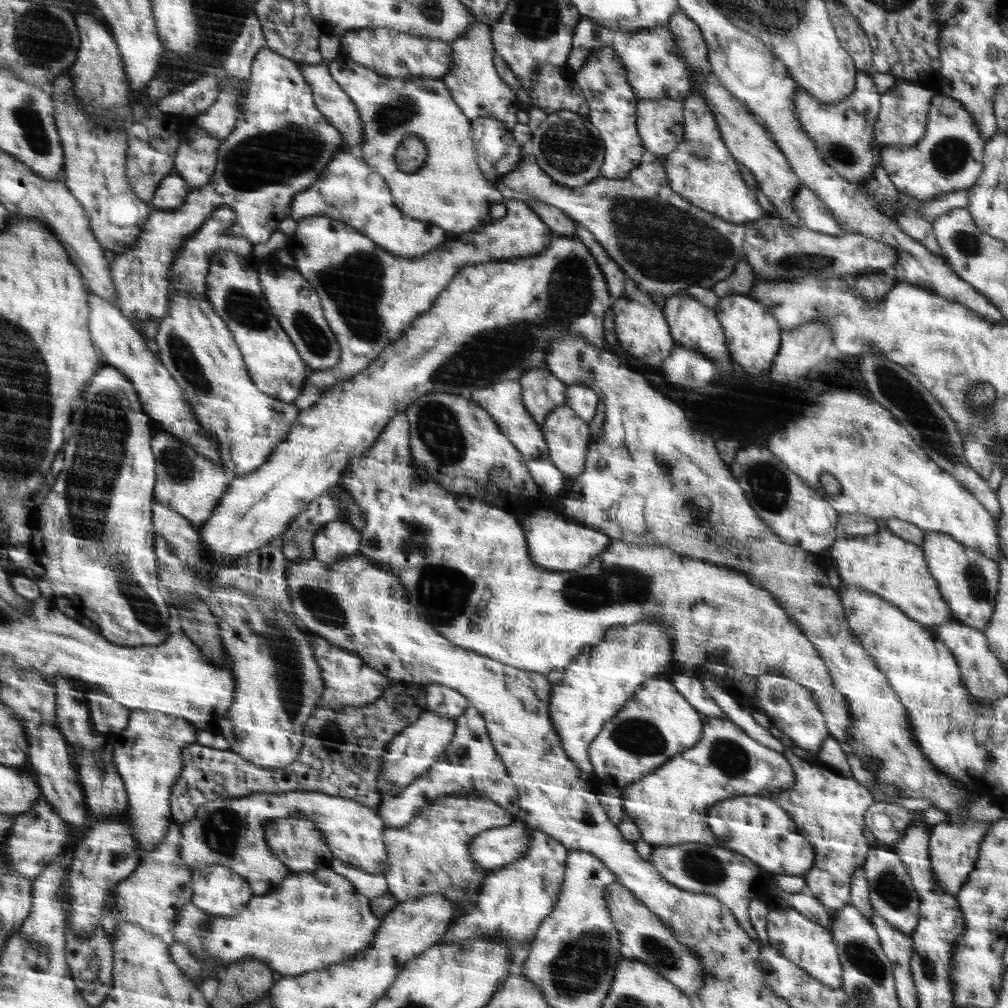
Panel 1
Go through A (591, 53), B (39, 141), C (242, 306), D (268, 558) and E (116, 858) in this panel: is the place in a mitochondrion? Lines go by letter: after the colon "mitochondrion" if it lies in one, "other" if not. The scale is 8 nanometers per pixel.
A: other
B: mitochondrion
C: mitochondrion
D: other
E: other

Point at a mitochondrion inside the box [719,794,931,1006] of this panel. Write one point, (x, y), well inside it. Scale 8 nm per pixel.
(861, 953)

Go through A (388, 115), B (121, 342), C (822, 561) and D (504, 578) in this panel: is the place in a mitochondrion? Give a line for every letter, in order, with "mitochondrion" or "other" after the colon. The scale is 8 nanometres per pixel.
A: mitochondrion
B: other
C: other
D: other

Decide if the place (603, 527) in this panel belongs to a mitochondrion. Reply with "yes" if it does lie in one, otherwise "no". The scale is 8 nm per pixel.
no

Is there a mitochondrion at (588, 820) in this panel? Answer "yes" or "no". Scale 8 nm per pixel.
no

